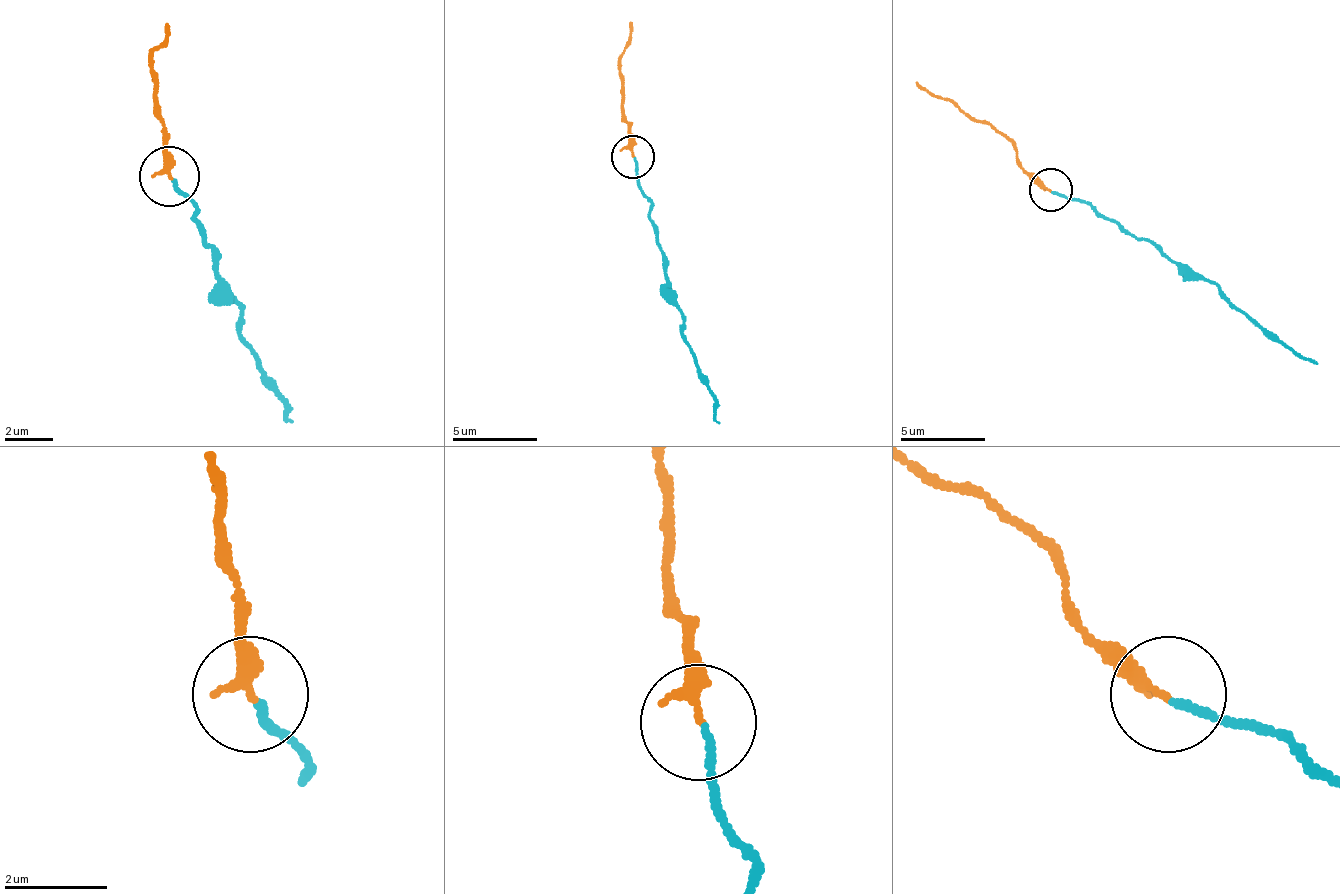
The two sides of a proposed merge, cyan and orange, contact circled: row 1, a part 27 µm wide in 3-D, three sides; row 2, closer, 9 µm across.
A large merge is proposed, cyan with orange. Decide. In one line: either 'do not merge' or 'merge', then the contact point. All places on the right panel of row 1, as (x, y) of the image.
merge; place (1051, 190)

